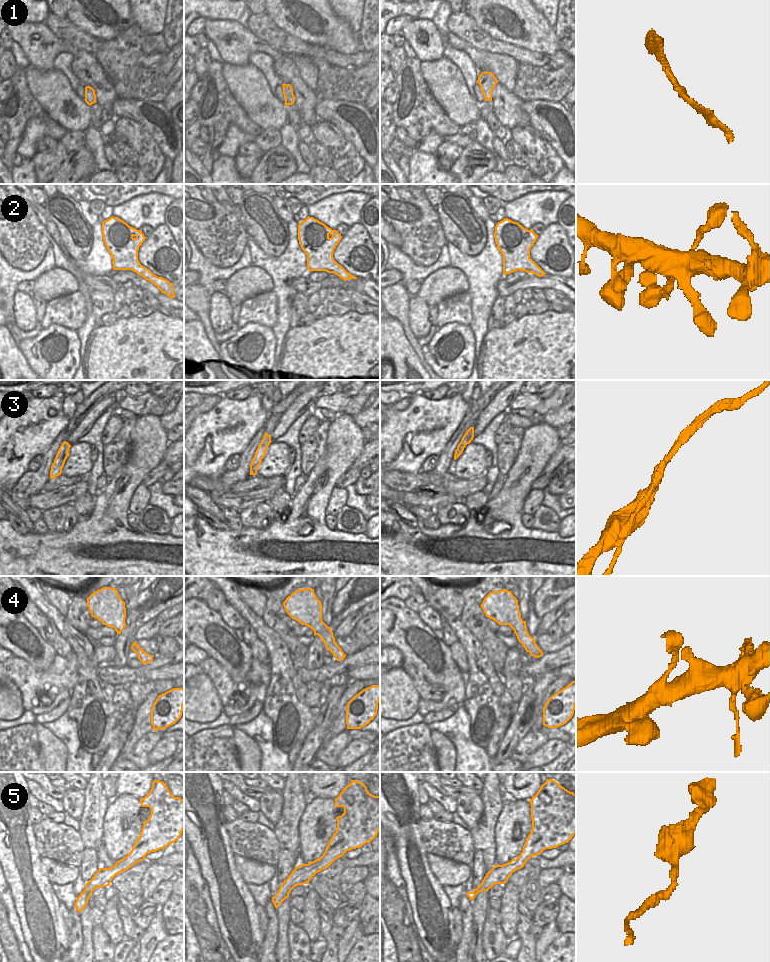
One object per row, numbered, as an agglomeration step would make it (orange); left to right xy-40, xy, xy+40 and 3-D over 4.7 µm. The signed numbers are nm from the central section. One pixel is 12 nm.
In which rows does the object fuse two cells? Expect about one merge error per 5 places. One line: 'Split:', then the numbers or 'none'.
Split: 3

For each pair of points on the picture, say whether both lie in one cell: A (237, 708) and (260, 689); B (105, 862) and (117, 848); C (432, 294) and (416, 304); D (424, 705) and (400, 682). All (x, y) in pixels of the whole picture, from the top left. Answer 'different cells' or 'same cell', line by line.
A: same cell
B: different cells
C: different cells
D: different cells

